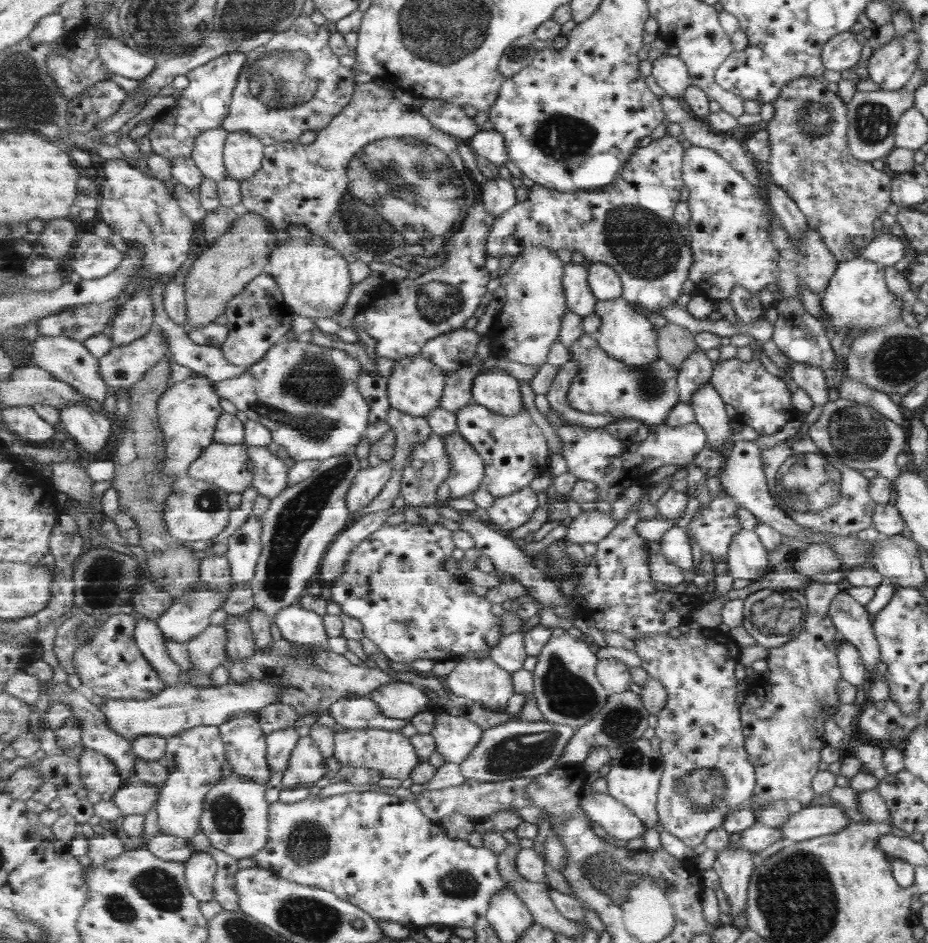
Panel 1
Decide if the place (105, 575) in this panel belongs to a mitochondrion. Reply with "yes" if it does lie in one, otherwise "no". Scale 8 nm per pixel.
yes

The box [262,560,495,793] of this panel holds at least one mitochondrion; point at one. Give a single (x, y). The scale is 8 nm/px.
(299, 656)

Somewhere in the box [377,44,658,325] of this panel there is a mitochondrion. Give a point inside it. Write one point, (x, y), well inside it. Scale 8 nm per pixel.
(559, 136)

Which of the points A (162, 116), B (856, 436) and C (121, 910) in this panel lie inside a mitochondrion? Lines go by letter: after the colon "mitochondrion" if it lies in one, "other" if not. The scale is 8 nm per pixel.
A: other
B: mitochondrion
C: mitochondrion

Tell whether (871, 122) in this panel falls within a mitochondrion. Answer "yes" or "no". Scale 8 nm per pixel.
yes

